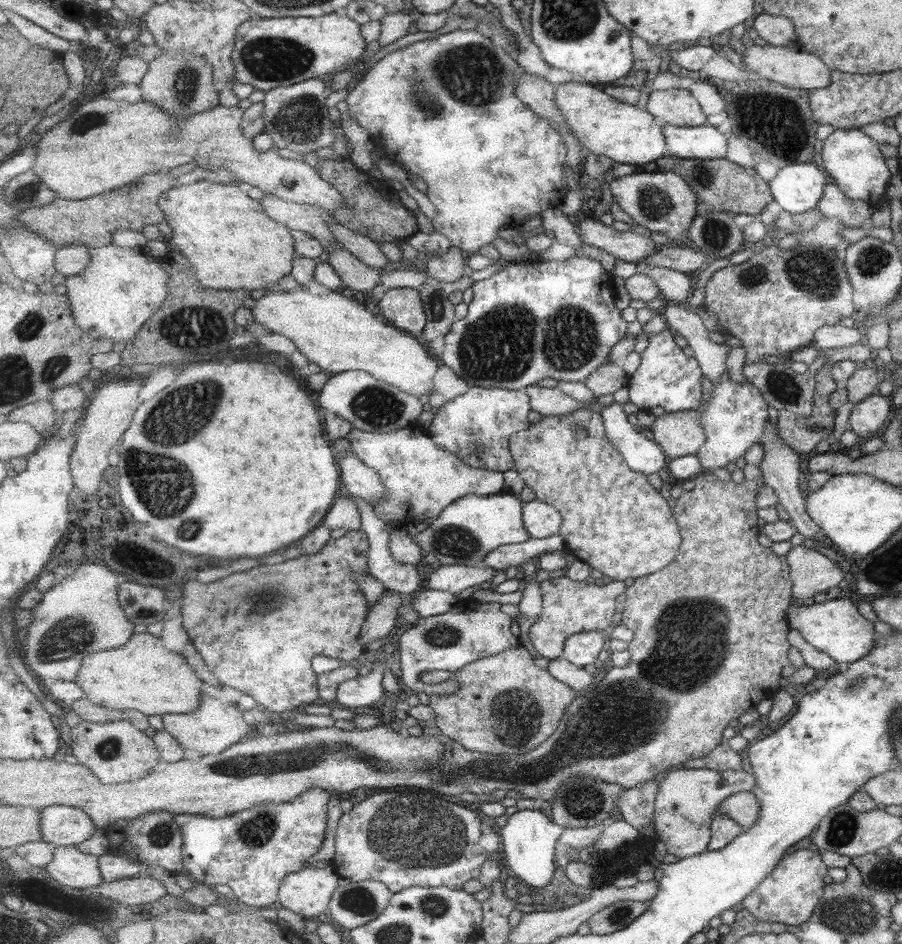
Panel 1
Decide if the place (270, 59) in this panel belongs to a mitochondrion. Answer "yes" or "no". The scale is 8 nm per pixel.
yes

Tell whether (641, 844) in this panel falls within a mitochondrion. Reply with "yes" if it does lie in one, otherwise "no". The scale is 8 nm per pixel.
no

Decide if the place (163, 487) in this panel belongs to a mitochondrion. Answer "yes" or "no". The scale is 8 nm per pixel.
yes

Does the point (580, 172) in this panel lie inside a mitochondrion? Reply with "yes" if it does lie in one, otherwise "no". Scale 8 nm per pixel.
no

